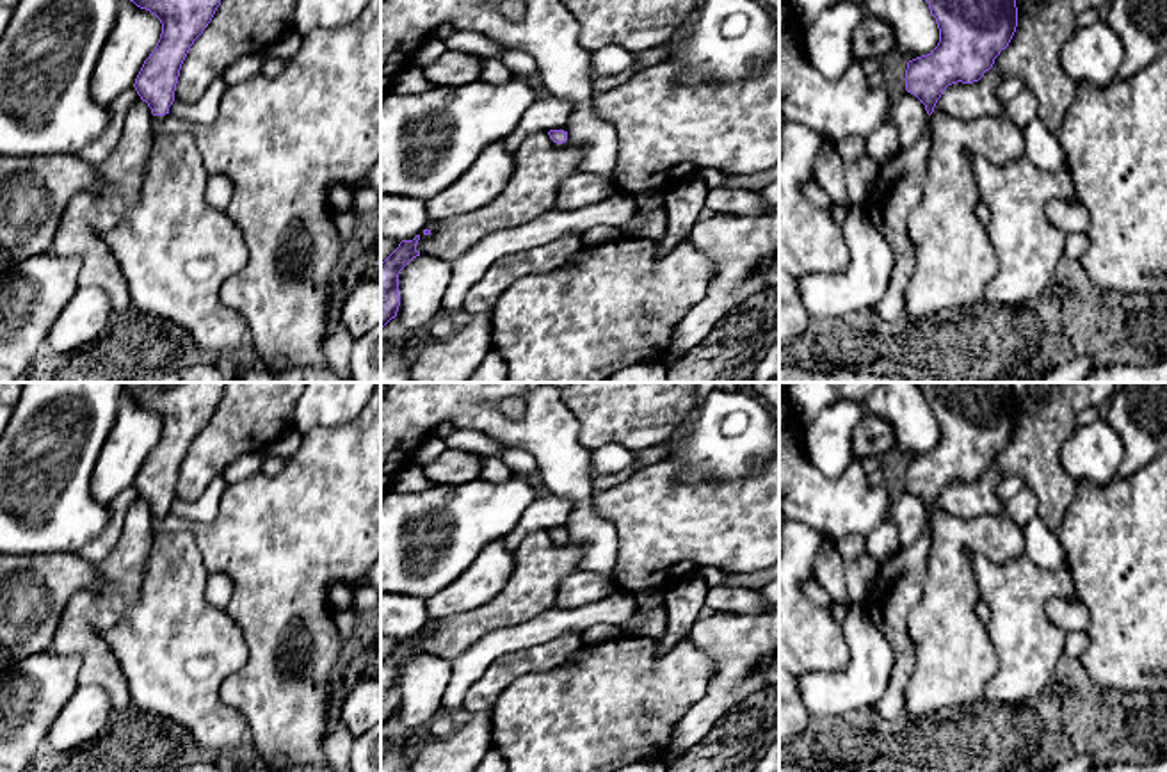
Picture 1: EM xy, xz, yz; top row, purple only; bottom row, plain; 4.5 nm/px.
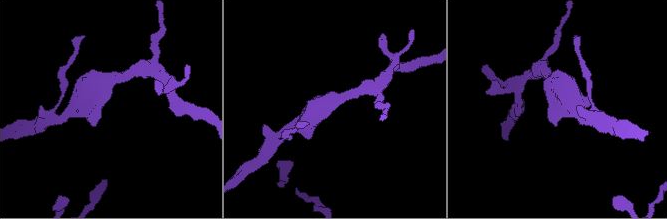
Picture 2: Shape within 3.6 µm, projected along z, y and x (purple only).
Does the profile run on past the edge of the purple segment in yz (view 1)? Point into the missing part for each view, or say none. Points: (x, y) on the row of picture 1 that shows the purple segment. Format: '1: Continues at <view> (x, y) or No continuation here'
1: No continuation here

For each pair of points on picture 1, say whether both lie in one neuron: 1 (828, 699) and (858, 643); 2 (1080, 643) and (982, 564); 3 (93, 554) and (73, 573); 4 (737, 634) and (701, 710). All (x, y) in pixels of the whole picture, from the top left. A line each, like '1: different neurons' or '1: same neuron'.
1: same neuron
2: different neurons
3: different neurons
4: same neuron

